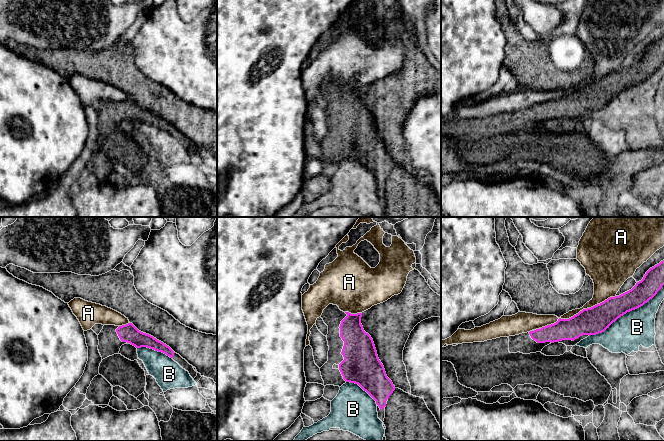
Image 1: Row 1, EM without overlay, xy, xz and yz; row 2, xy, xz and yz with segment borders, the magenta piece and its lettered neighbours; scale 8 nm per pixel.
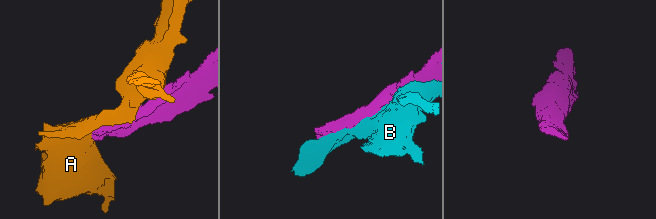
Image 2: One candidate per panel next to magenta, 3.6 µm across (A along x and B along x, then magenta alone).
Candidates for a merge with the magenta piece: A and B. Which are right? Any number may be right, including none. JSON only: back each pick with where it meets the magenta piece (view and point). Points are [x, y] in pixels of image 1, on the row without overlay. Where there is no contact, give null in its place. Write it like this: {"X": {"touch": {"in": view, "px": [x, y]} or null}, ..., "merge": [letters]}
{"merge": []}

